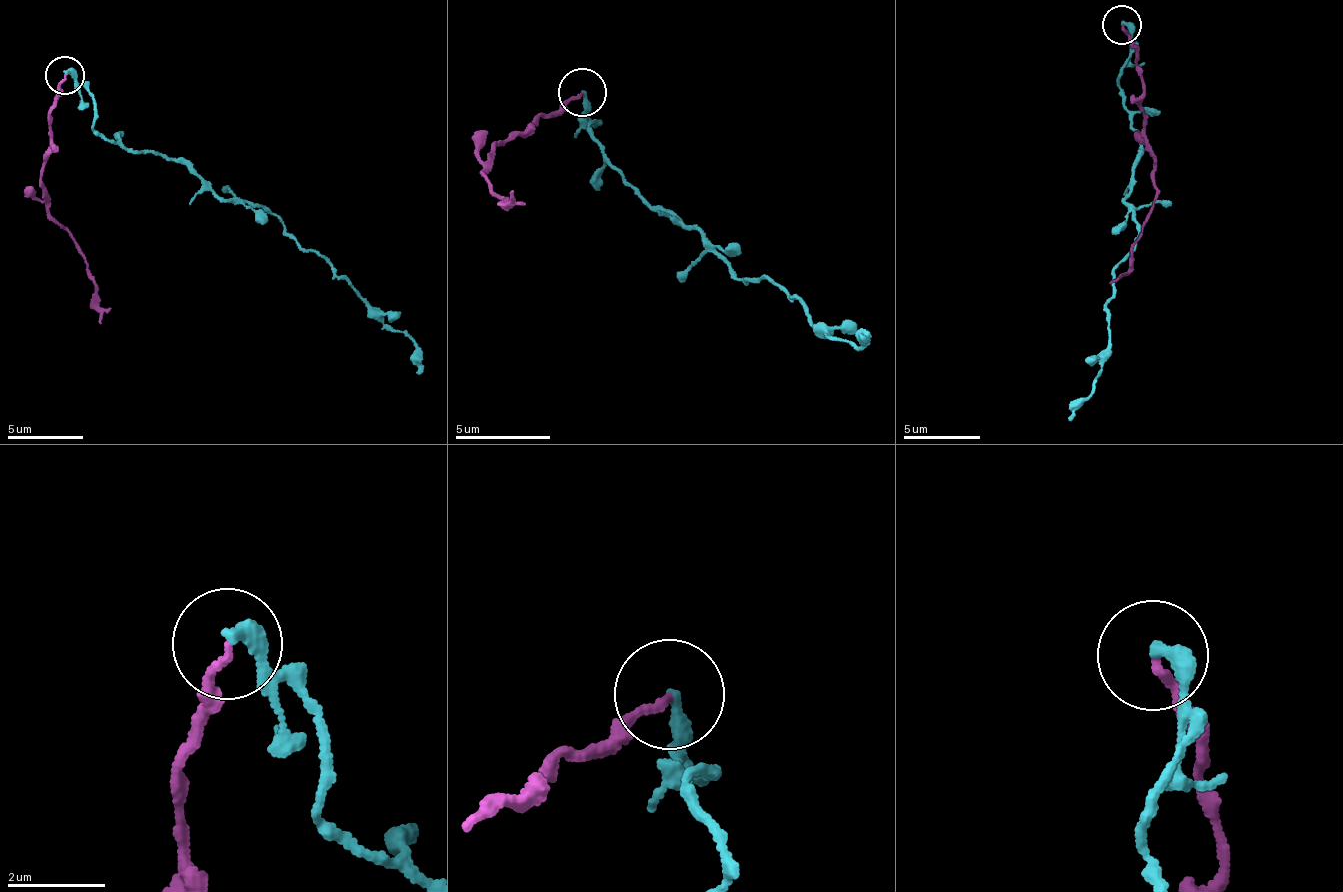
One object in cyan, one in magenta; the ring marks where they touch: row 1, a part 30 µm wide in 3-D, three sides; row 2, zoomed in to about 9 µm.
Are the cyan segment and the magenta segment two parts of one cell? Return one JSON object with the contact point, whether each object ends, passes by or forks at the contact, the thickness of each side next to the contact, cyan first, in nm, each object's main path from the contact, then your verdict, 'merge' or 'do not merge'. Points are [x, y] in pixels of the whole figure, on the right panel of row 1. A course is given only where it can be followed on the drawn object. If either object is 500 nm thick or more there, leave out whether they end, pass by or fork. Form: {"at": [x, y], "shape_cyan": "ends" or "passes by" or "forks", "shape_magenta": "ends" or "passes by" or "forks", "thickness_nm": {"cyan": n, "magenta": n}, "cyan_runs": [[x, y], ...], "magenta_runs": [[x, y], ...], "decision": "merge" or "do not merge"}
{"at": [1122, 25], "shape_cyan": "ends", "shape_magenta": "ends", "thickness_nm": {"cyan": 320, "magenta": 150}, "cyan_runs": [[1121, 23], [1131, 58], [1119, 87], [1140, 146], [1126, 198], [1140, 235], [1111, 277], [1090, 396], [1067, 420]], "magenta_runs": [[1121, 23], [1139, 67], [1153, 207], [1129, 250], [1129, 268], [1111, 284]], "decision": "do not merge"}

